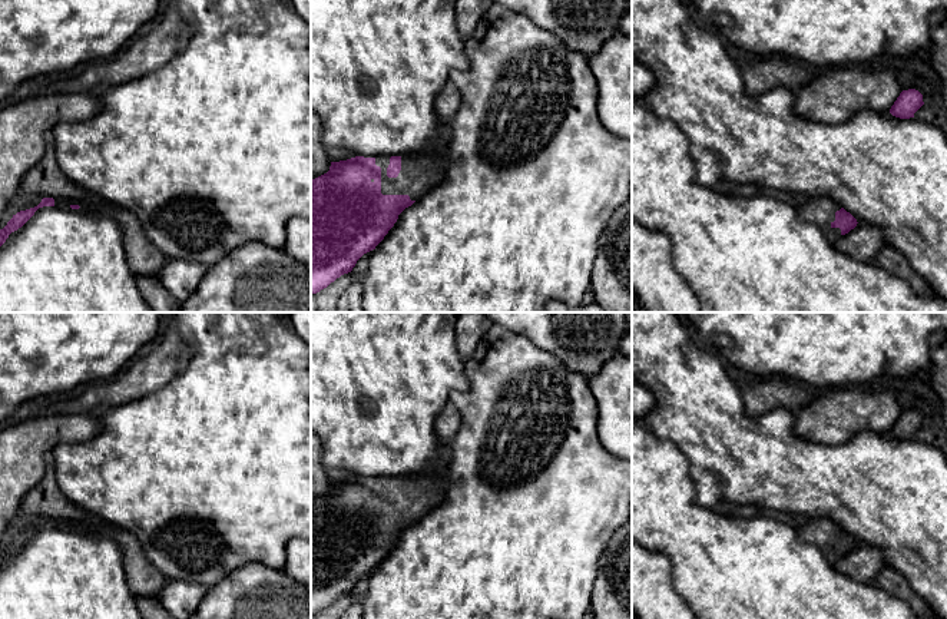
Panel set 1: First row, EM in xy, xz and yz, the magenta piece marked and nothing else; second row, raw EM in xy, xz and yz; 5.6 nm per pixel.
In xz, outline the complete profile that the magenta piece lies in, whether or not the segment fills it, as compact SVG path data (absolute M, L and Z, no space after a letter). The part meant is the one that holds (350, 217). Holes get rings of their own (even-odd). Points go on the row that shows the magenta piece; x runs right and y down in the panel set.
M440 150L417 156L364 158L331 162L330 171L311 181L311 294L327 288L331 282L355 267L357 261L384 239L398 215L428 191L437 186L446 172L447 162Z

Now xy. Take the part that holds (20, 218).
M43 198L37 206L13 215L7 225L0 229L0 246L11 232L21 228L34 215L34 212L43 206L80 208L86 212L113 218L122 231L125 256L132 274L136 278L159 278L168 258L148 239L139 218L132 211L113 203L102 202L96 206L87 206L86 203L74 203L72 201Z

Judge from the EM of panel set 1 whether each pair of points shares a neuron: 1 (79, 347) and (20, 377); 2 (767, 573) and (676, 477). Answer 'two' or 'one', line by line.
1: one
2: one

